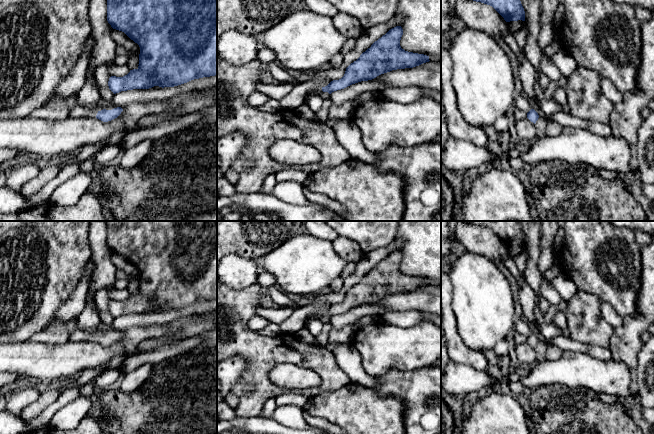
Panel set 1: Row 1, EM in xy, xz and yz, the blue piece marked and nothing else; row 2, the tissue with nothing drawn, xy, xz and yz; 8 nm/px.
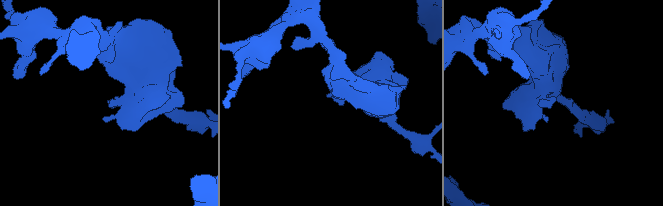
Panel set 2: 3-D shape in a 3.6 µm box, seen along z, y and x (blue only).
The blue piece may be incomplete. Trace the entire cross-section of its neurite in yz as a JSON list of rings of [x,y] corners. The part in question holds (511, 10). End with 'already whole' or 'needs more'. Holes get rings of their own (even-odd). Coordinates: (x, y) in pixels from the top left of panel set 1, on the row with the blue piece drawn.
[[[473,0],[492,6],[506,22],[525,21],[525,11],[520,0]]] | already whole

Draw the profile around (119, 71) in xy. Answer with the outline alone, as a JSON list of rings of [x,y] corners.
[[[113,64],[109,69],[110,75],[116,77],[123,77],[127,75],[129,72],[130,72],[130,68],[127,65],[118,66]]]

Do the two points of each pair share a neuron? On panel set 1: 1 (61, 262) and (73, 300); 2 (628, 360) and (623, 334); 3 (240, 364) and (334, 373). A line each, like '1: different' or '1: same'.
1: different
2: same
3: different

